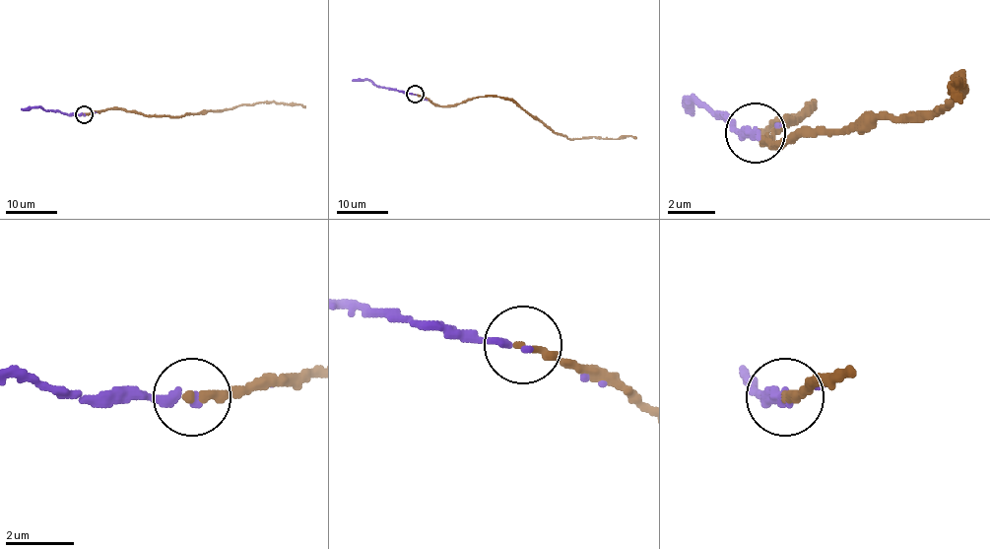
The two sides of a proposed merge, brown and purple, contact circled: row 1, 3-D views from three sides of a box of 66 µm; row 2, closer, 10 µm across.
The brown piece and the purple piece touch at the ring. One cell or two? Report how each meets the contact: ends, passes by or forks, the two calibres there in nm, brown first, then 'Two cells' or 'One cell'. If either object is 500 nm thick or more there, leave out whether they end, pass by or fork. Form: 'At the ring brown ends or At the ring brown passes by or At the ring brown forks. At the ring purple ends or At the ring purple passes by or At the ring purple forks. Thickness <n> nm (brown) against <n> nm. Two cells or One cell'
At the ring brown ends. At the ring purple ends. Thickness 240 nm (brown) against 240 nm. One cell

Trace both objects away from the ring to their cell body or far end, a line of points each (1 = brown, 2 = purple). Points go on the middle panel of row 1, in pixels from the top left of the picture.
1: (414, 95), (439, 105), (455, 105), (476, 97), (511, 98), (554, 131), (570, 139), (636, 138)
2: (414, 95), (377, 87), (369, 80), (353, 80)

